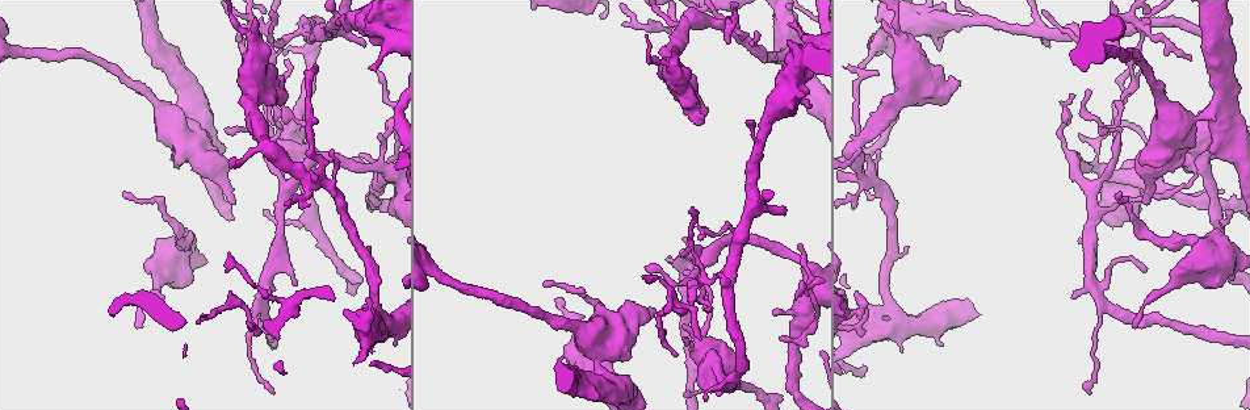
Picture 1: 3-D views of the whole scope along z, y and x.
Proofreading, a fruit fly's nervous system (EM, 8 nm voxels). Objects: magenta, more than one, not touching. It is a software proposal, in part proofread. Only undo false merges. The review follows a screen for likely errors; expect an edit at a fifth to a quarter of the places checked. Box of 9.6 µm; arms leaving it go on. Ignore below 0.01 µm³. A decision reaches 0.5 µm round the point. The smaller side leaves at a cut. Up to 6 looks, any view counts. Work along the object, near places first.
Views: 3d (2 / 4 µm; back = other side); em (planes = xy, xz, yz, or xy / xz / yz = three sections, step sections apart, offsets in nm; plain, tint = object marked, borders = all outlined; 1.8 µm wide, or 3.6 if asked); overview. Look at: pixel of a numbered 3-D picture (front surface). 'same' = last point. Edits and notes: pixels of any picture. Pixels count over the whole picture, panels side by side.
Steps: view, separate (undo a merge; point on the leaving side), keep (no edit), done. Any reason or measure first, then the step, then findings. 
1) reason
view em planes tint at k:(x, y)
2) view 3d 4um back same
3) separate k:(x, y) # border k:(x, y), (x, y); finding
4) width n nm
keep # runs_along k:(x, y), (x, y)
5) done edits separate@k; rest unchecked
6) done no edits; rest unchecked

abrupt turn
view em planes borders at 1:(677, 304)

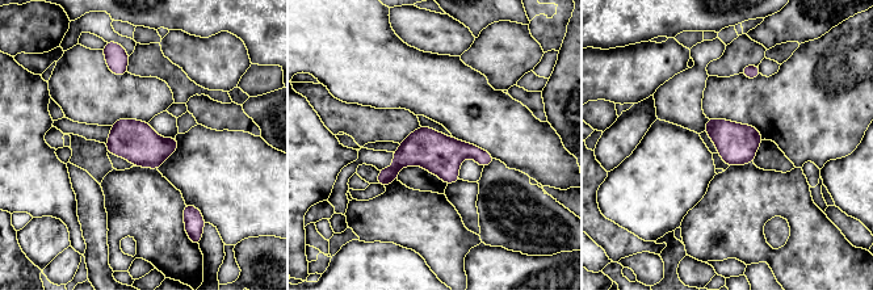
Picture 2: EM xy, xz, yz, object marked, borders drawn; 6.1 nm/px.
width 240 nm
keep # all the same cell

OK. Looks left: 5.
calibre changes
view 3d 4um at 1:(1187, 158)

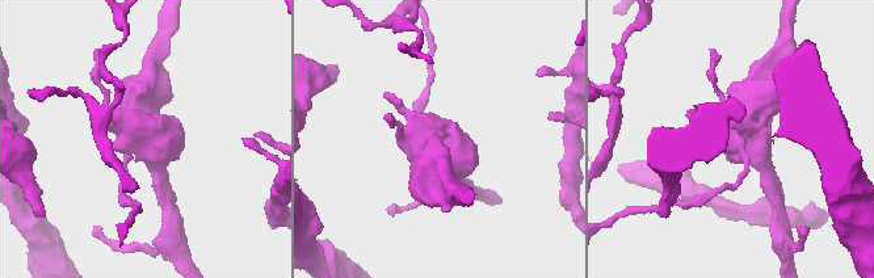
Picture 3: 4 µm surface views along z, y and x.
view em 3.6um planes borders at 3:(737, 138)

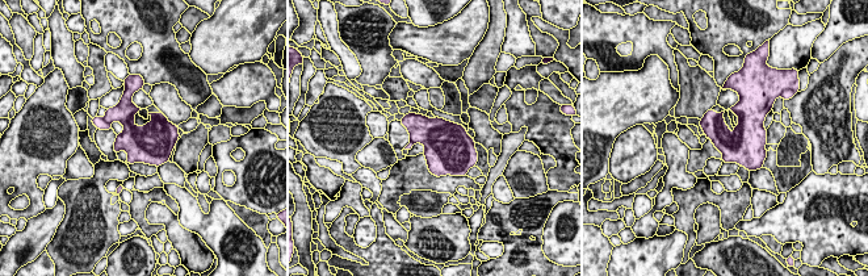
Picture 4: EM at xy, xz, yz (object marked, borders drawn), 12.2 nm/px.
separate 4:(124, 113) # border 4:(103, 118), (109, 122); two cells meet here

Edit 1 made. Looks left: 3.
four arms meet
view em planes tint at 1:(739, 33)

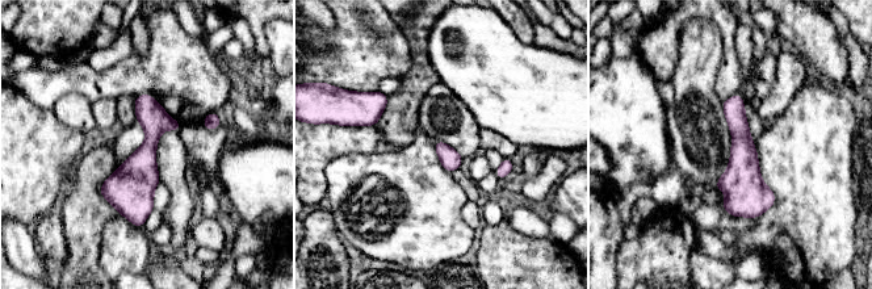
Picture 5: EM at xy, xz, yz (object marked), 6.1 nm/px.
keep # runs_along 5:(146, 97), (137, 222); continuous, no second cell

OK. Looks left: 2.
done edits separate@4; rest unchecked

